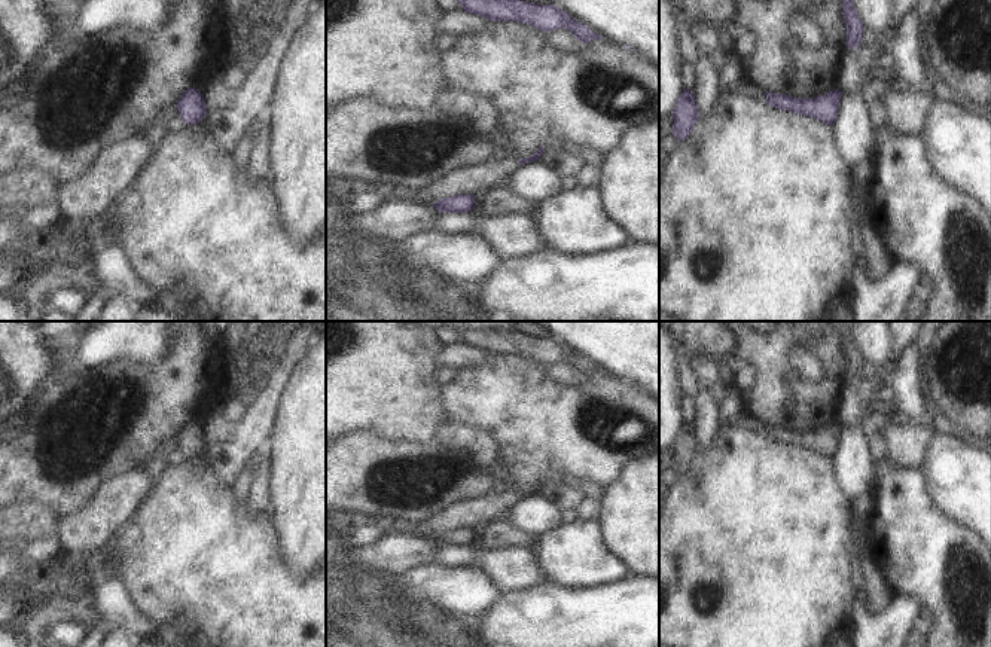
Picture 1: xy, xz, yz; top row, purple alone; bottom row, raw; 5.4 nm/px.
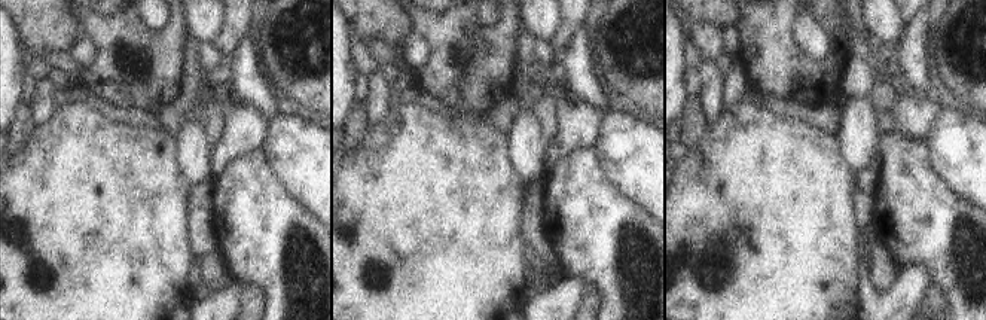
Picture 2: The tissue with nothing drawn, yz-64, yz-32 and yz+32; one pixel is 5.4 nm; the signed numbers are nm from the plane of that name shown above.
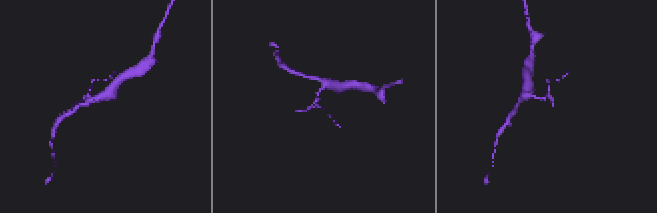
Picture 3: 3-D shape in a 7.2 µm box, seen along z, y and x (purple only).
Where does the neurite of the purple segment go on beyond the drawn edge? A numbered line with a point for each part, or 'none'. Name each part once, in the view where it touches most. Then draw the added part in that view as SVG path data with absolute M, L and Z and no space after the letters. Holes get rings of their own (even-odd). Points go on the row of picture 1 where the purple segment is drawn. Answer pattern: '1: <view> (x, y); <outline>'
none

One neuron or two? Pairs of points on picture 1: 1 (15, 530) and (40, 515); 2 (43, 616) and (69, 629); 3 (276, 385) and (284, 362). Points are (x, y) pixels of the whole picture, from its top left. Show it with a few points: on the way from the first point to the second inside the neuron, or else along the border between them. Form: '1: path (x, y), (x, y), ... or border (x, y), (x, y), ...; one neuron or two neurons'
1: path (21, 524), (24, 521), (34, 521); one neuron
2: border (88, 628), (82, 623), (57, 622), (49, 631); two neurons
3: path (276, 380), (283, 368); one neuron

